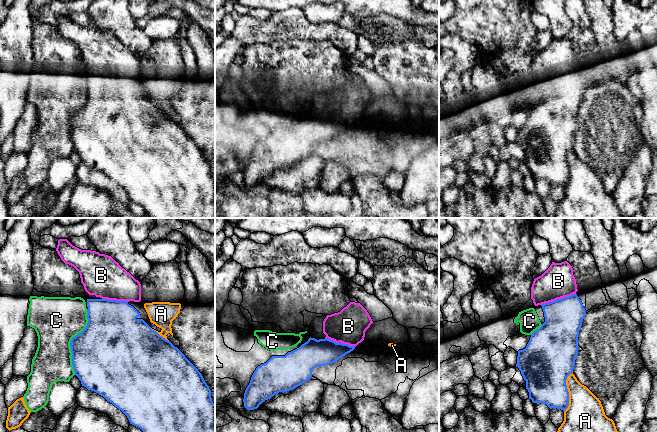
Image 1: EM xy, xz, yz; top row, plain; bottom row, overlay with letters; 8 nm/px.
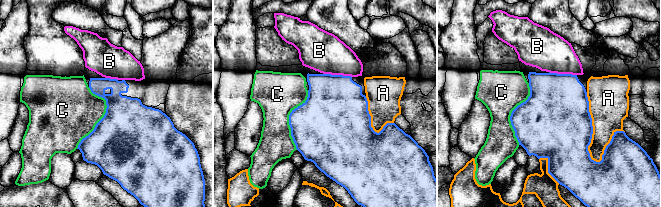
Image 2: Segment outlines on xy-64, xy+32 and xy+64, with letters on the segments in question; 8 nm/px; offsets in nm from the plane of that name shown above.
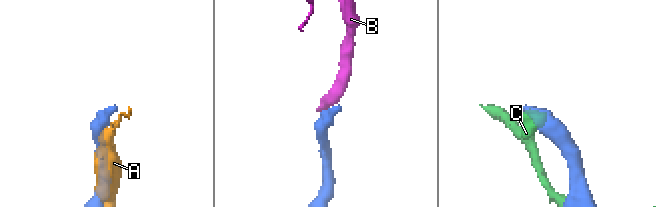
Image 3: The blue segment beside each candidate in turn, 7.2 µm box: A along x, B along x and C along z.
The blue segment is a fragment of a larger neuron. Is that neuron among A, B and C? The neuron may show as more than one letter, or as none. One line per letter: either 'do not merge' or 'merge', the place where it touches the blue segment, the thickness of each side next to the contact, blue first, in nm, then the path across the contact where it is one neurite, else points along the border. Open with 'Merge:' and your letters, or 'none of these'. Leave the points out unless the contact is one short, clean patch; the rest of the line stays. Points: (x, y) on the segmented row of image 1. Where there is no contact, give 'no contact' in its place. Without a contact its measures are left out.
Merge: B
A: do not merge | yz (568, 392) | 360/300 nm
B: merge | yz (558, 299) | 300/260 nm | across yz (563, 317), (563, 309), (558, 299), (558, 281)
C: do not merge | xy (71, 341) | 460/380 nm

